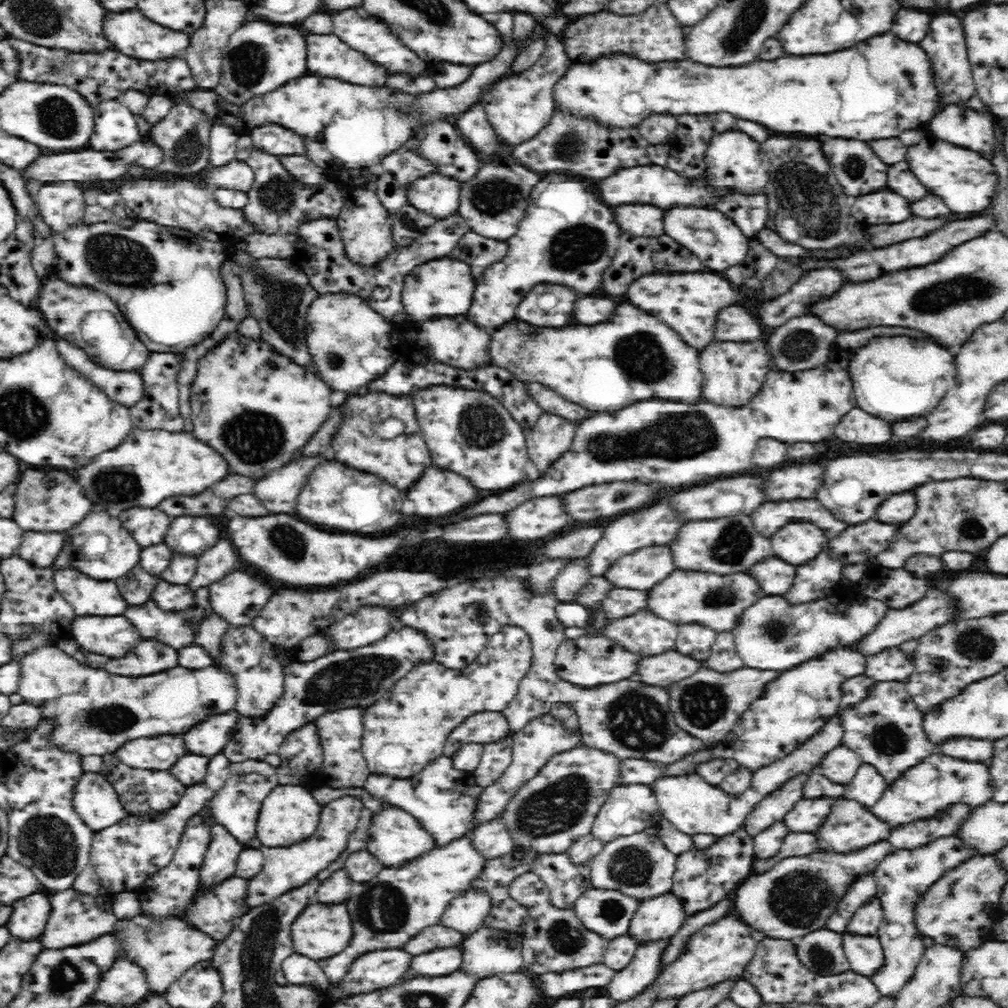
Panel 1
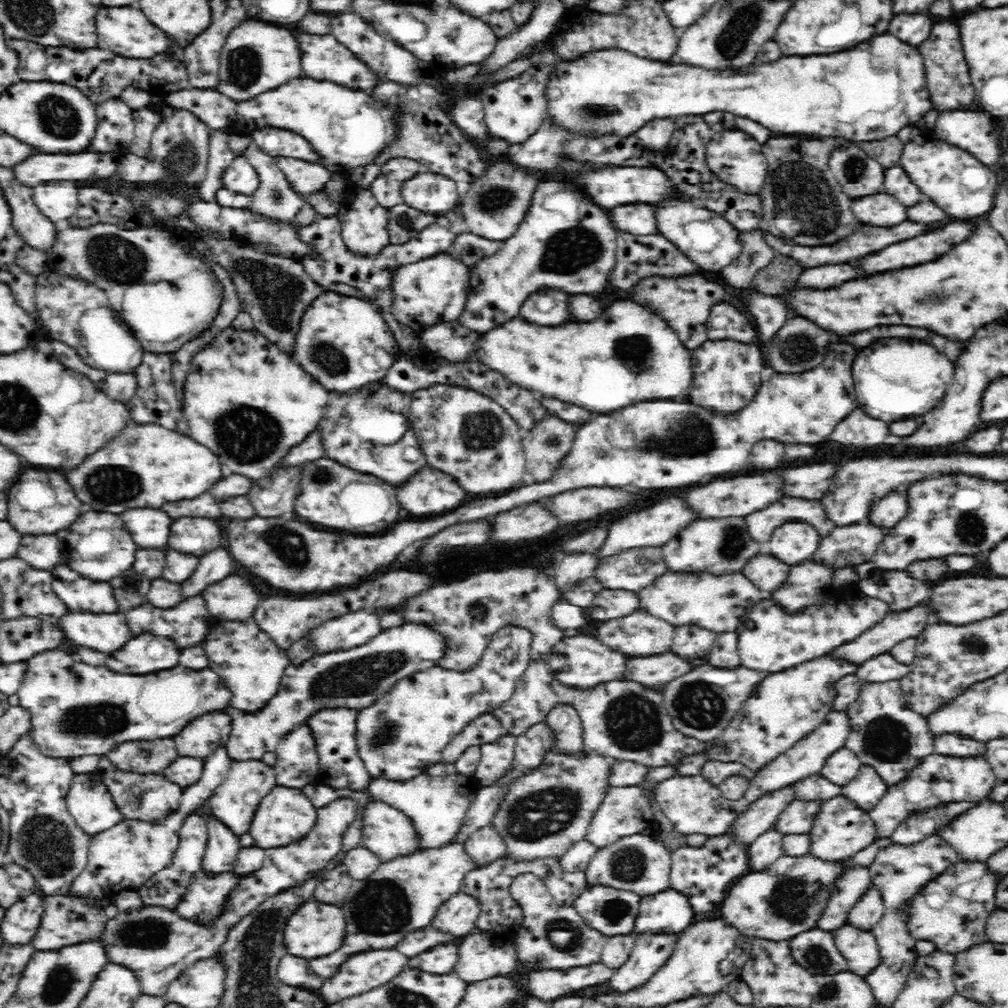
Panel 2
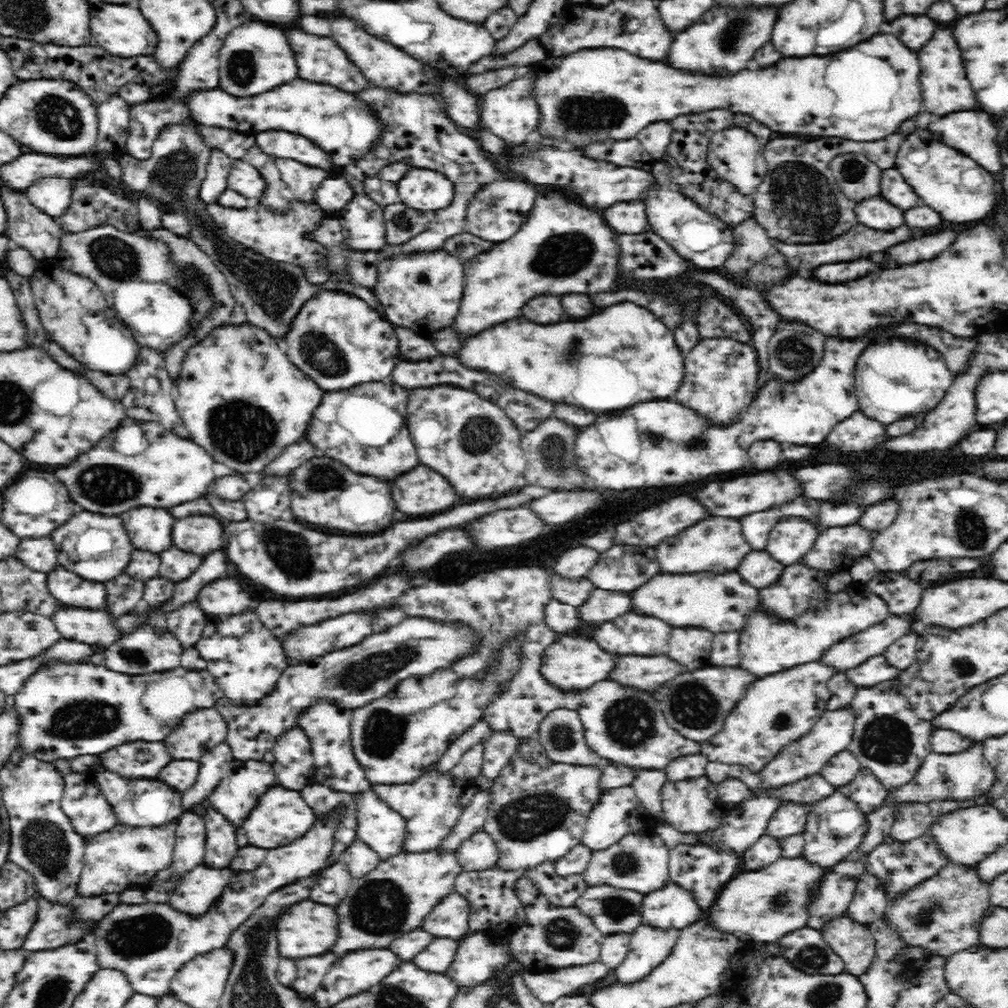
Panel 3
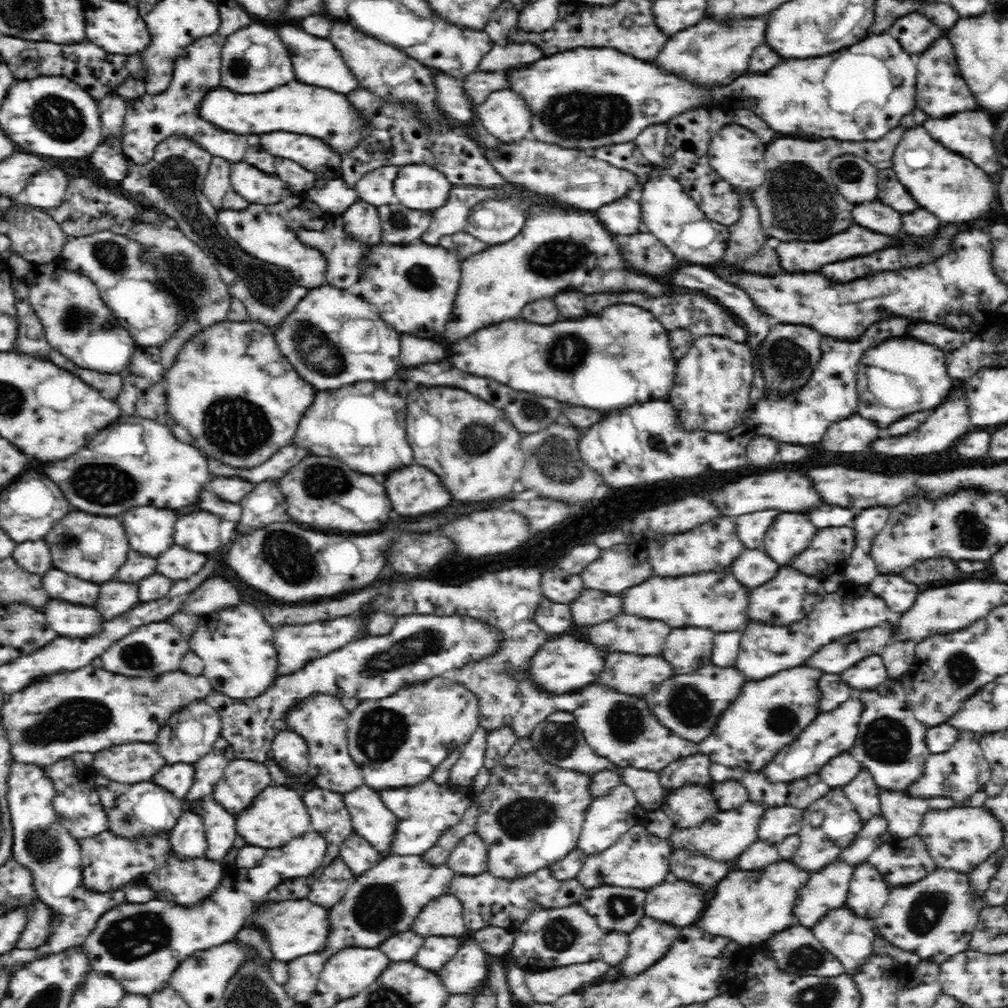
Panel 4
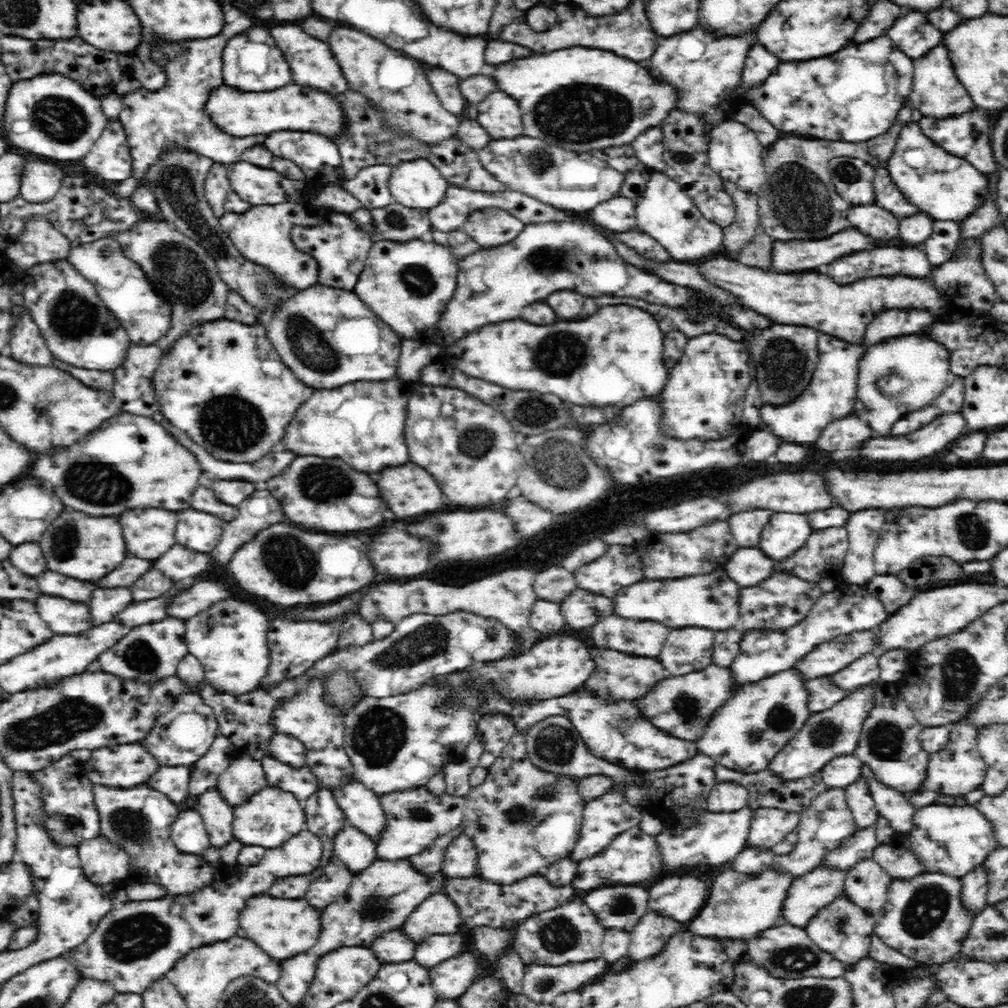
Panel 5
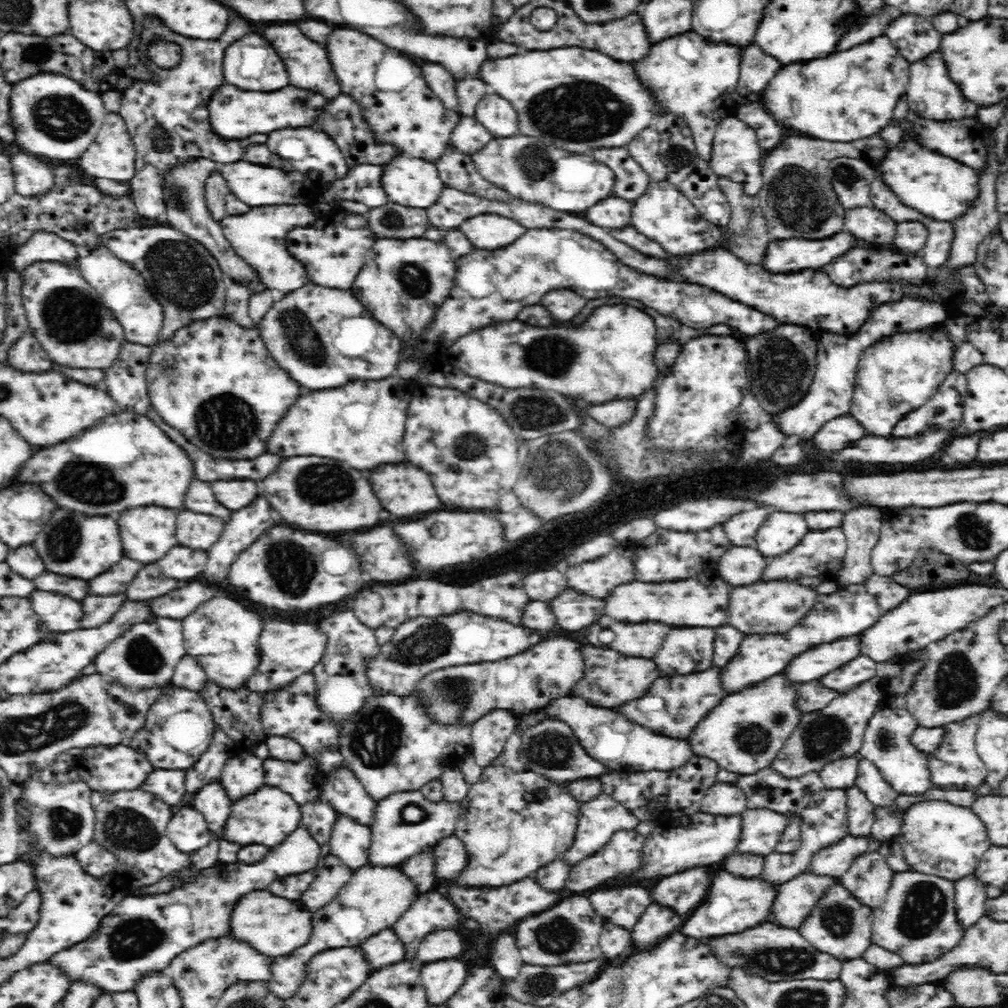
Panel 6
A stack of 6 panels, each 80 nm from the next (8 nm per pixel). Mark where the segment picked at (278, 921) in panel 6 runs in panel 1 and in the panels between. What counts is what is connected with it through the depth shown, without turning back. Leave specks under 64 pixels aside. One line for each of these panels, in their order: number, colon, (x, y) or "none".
1: (324, 930)
2: (317, 929)
3: (311, 929)
4: (298, 928)
5: (284, 928)

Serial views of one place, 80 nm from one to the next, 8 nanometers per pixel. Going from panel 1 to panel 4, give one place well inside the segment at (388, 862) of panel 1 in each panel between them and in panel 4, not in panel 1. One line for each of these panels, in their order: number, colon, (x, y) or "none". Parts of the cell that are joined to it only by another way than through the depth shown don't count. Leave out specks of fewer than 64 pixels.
2: (389, 834)
3: (381, 828)
4: (373, 821)

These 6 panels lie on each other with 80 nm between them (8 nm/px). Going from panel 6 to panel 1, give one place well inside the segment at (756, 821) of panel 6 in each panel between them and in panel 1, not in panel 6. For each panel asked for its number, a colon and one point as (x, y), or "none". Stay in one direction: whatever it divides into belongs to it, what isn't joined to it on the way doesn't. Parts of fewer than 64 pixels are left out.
1: (809, 815)
2: (799, 818)
3: (791, 819)
4: (781, 821)
5: (770, 826)

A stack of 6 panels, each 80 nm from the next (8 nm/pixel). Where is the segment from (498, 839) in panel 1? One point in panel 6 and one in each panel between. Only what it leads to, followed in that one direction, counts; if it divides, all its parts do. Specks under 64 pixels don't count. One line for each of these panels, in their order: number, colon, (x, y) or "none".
2: (486, 845)
3: (480, 851)
4: (471, 856)
5: (461, 860)
6: (452, 857)

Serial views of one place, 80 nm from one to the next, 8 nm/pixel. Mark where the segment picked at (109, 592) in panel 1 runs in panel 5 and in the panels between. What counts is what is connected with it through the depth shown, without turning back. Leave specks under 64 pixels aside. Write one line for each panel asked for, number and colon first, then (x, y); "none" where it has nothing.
2: (82, 595)
3: (70, 589)
4: (64, 587)
5: (54, 584)

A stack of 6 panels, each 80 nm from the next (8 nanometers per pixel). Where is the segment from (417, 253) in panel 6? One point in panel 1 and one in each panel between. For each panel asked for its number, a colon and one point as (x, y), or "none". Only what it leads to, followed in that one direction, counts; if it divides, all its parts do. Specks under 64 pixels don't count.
1: (443, 287)
2: (437, 289)
3: (423, 292)
4: (414, 288)
5: (408, 284)

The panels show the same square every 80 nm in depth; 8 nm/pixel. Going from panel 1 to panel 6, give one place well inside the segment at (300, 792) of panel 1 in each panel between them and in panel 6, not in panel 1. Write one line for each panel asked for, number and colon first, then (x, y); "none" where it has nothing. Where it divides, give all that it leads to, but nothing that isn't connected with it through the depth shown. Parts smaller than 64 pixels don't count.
2: (286, 815)
3: (281, 816)
4: (279, 815)
5: (272, 817)
6: (268, 817)

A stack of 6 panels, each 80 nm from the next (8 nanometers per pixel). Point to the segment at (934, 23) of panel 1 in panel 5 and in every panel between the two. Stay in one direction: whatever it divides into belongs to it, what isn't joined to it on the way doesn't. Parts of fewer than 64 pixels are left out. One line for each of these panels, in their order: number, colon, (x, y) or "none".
2: (948, 75)
3: (946, 89)
4: (942, 91)
5: (938, 92)

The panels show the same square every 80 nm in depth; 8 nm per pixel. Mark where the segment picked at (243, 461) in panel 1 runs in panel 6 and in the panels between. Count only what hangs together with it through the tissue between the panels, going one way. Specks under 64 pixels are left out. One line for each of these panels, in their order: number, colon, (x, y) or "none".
2: (251, 402)
3: (239, 395)
4: (232, 388)
5: (210, 385)
6: (216, 382)

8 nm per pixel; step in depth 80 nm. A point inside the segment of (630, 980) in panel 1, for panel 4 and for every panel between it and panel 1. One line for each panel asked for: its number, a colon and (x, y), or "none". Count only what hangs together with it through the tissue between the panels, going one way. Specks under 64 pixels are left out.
2: (651, 953)
3: (649, 948)
4: (648, 943)

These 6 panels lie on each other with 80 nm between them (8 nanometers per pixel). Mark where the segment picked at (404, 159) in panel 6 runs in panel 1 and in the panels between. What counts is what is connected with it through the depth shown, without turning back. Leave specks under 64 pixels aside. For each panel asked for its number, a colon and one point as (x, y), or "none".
1: (437, 194)
2: (429, 192)
3: (426, 190)
4: (418, 186)
5: (418, 184)

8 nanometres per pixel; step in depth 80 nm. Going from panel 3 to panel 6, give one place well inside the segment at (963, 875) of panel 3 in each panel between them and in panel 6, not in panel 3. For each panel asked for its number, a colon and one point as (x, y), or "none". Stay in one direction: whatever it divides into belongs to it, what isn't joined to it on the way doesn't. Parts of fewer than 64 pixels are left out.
4: (936, 917)
5: (925, 918)
6: (918, 920)

